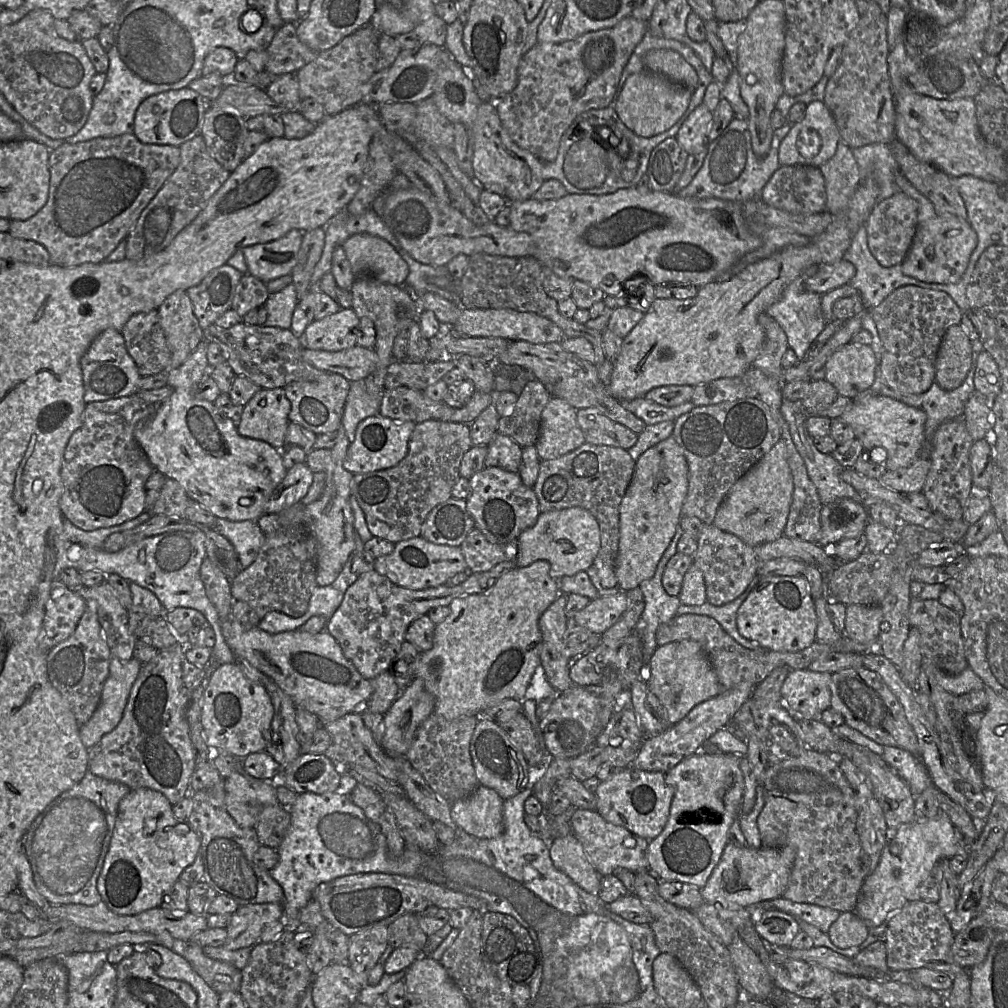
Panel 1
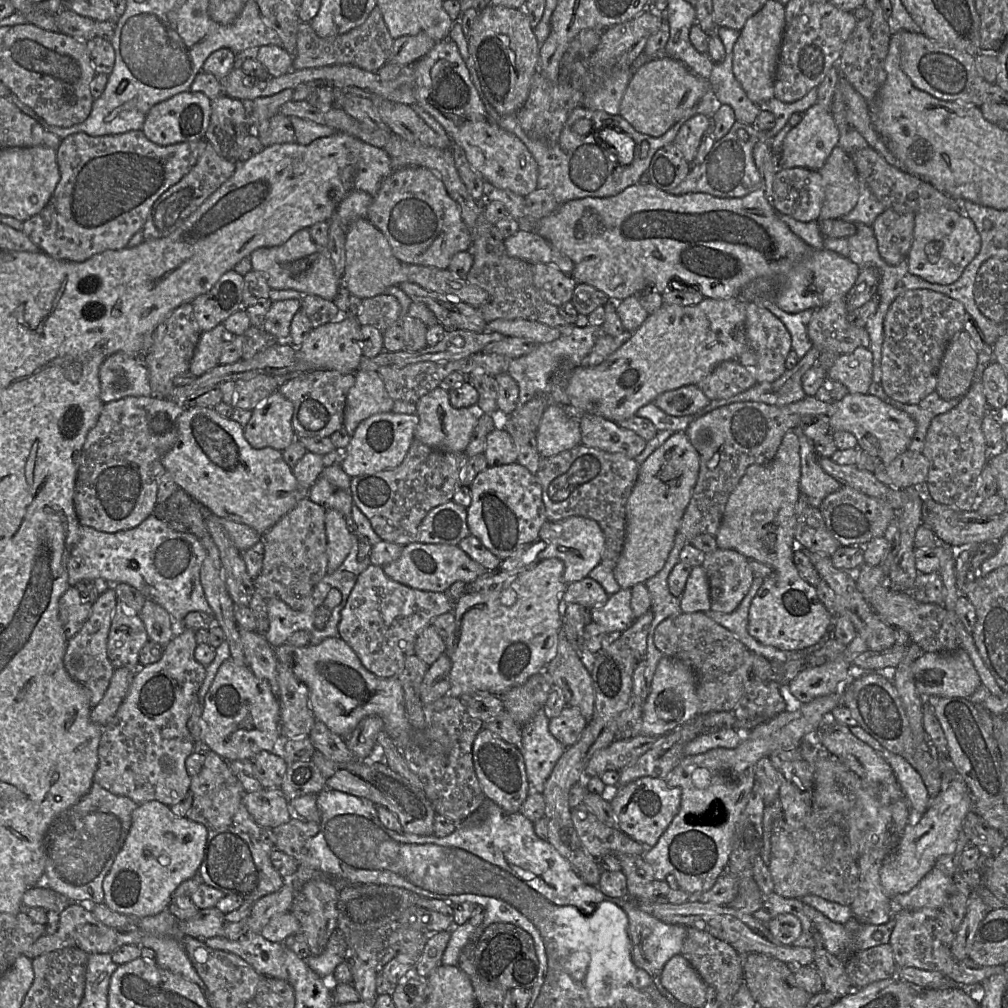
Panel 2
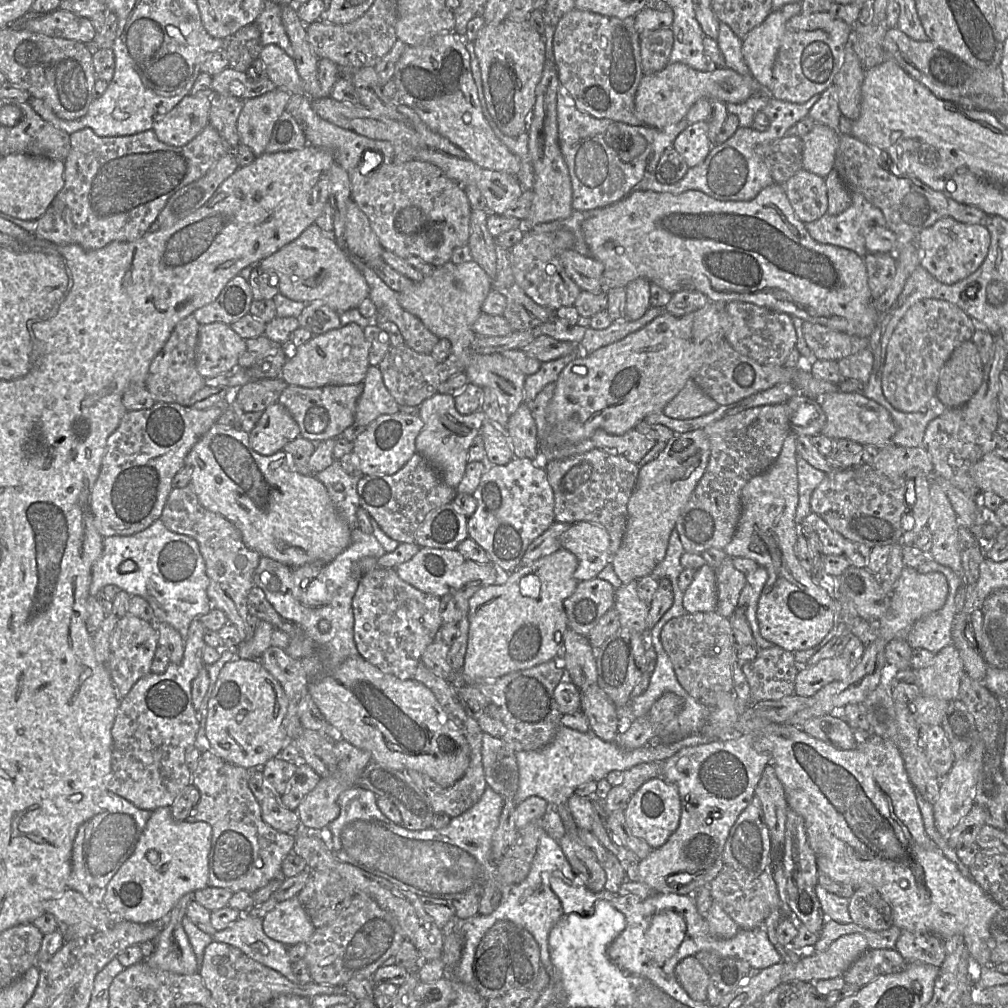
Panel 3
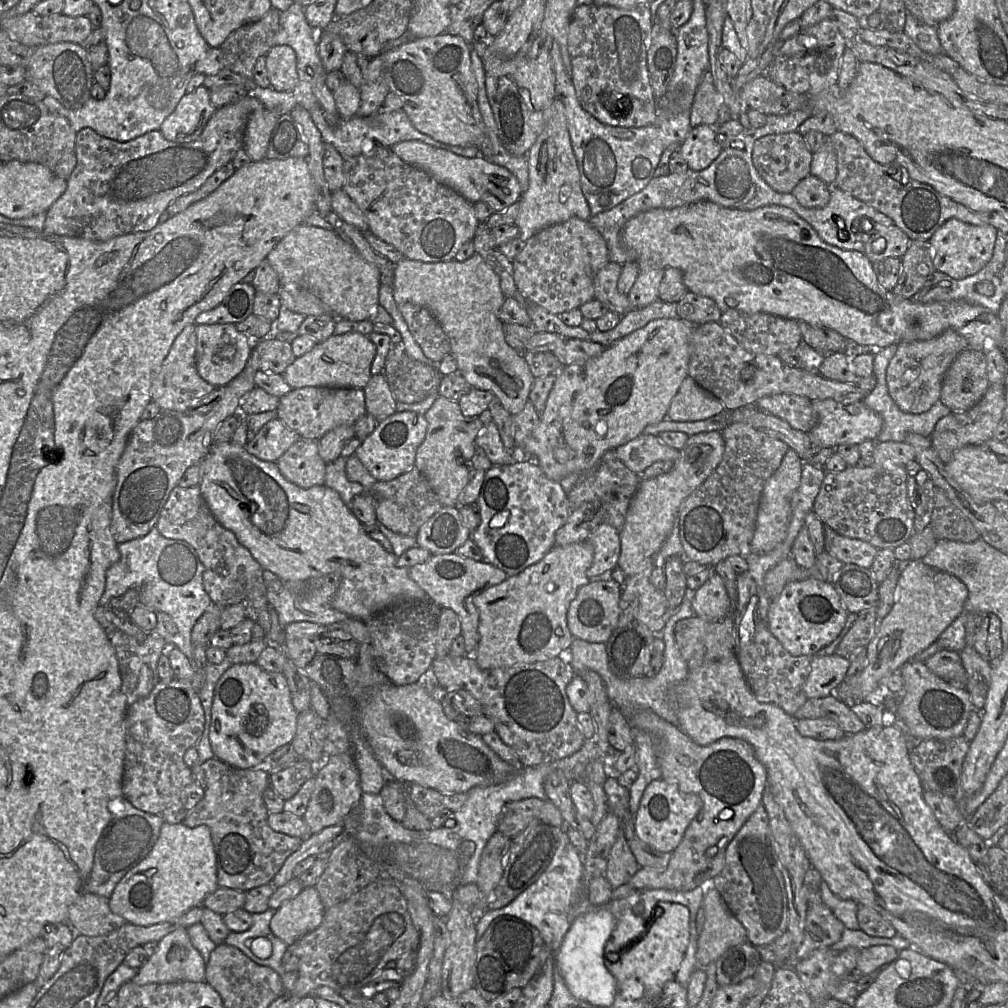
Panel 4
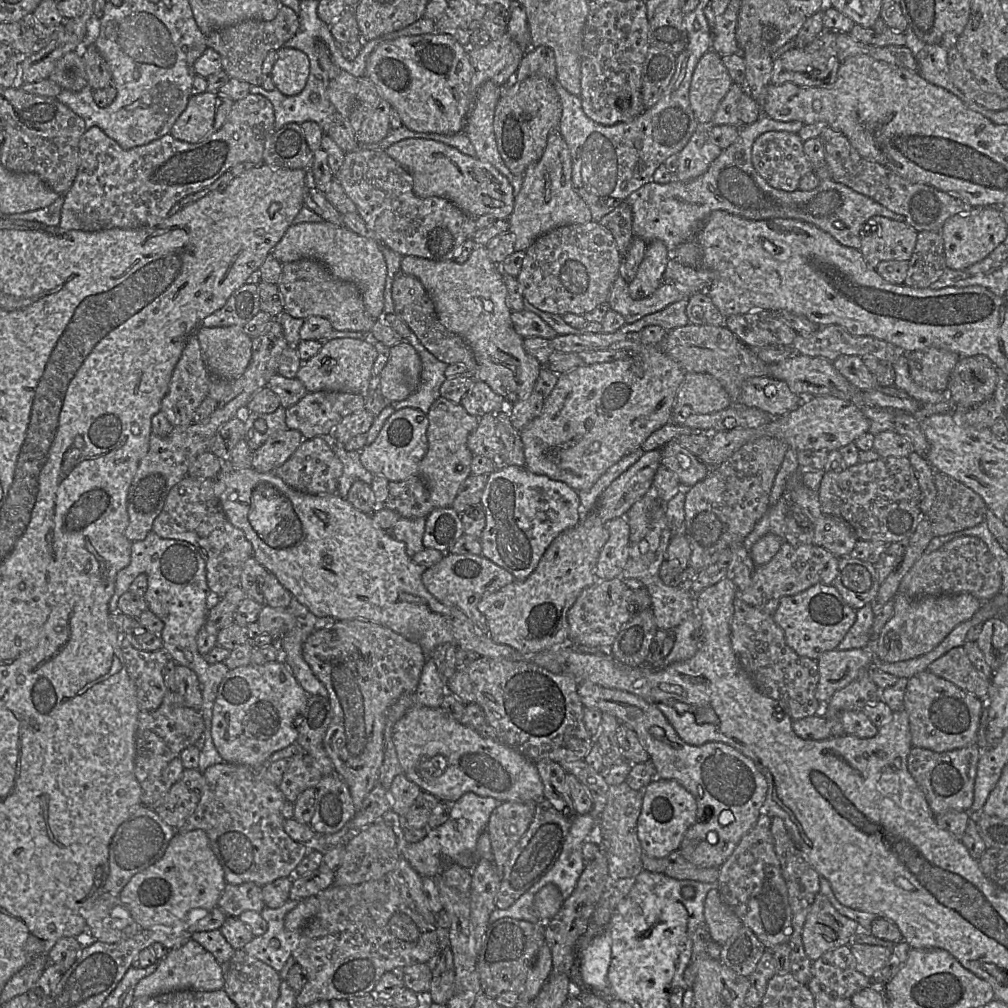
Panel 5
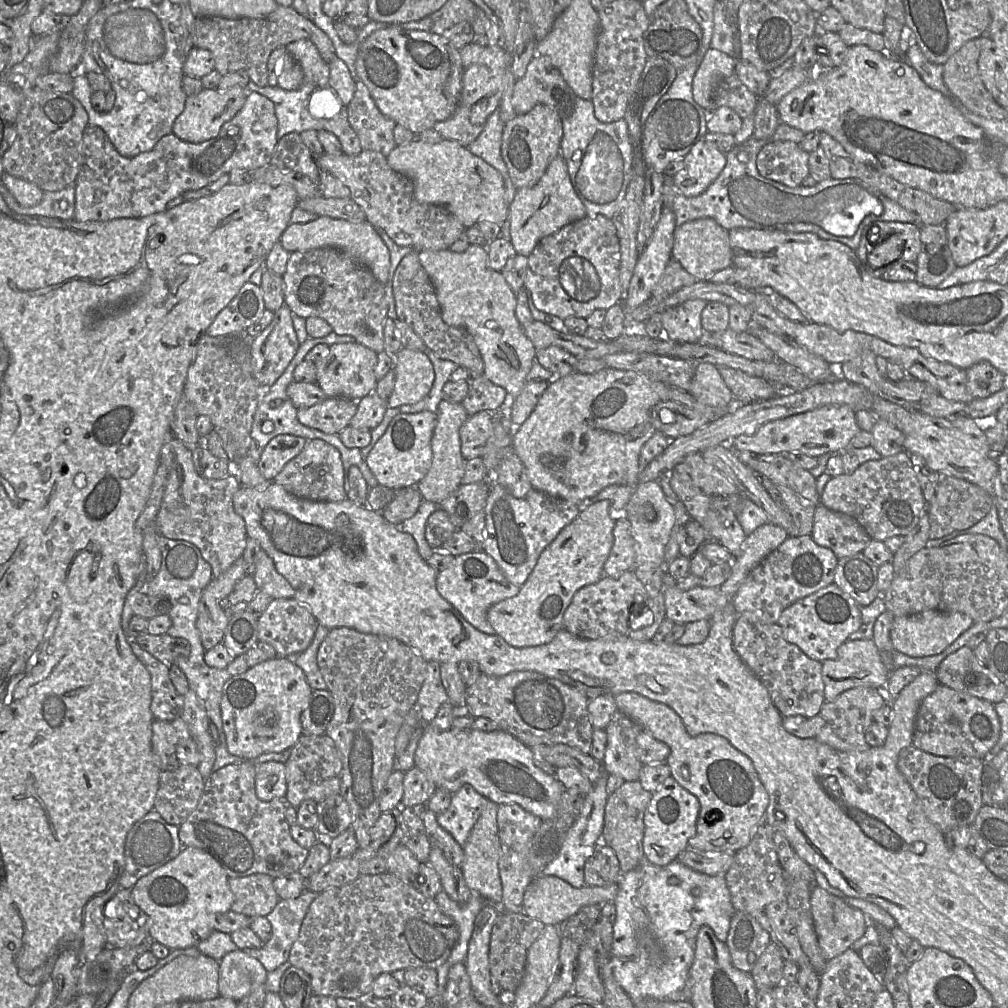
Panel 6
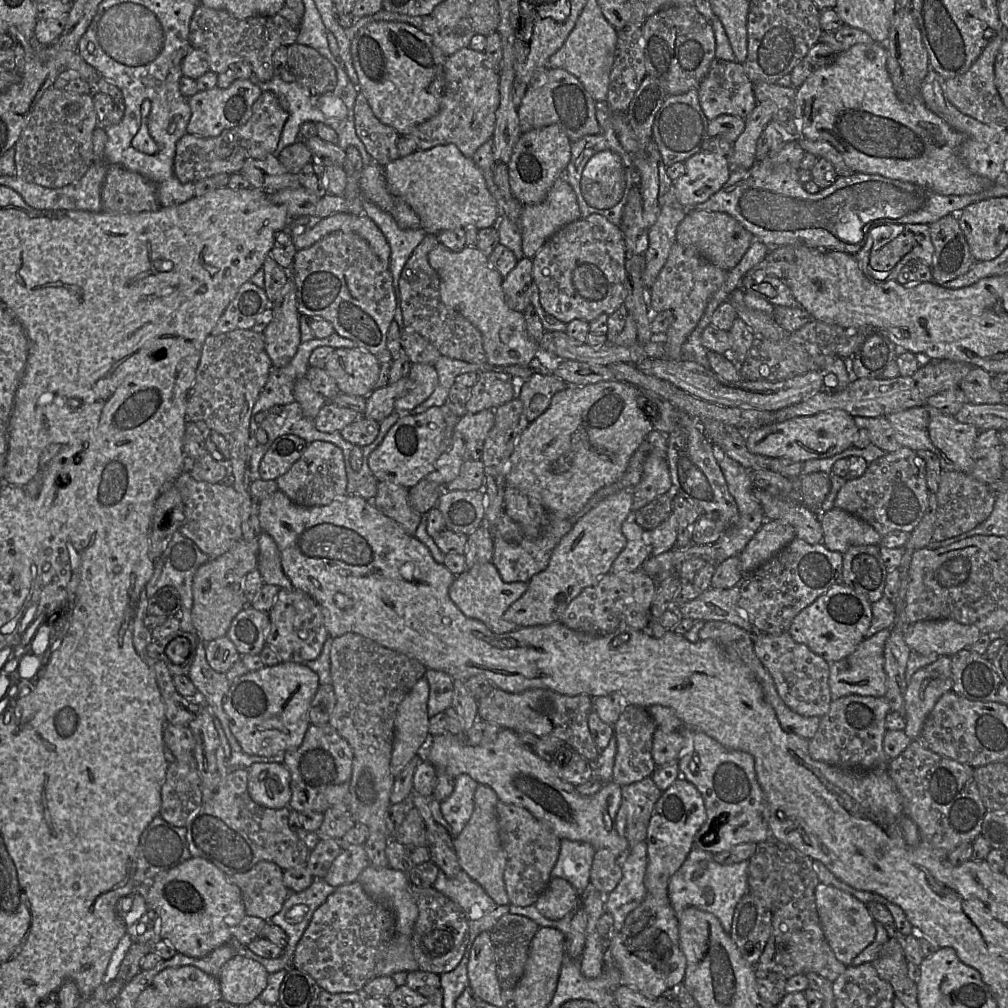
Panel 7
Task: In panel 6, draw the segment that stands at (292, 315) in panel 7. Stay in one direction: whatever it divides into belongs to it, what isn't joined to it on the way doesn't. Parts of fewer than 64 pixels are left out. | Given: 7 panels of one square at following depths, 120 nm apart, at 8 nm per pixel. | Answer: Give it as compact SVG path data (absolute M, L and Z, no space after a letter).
M283 304L271 323L251 340L252 373L262 388L269 388L284 373L299 345L292 311Z

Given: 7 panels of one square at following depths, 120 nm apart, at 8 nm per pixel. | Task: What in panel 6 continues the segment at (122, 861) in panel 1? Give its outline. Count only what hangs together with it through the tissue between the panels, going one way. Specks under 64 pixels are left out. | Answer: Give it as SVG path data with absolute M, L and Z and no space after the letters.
M183 847L176 858L140 878L131 895L150 920L151 938L170 950L185 949L207 939L220 916L231 910L234 895L228 879L211 855L199 848Z

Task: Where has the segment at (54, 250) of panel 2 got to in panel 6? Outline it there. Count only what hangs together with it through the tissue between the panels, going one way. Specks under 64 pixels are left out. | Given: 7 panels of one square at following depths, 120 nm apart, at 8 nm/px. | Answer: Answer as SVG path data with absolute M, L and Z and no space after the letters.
M248 92L242 108L221 126L214 138L190 143L170 133L151 150L132 158L120 155L102 128L87 125L80 143L73 219L79 222L108 221L141 218L165 211L171 200L186 191L207 186L223 174L235 169L252 172L269 164L277 143L276 136L274 104L257 92Z

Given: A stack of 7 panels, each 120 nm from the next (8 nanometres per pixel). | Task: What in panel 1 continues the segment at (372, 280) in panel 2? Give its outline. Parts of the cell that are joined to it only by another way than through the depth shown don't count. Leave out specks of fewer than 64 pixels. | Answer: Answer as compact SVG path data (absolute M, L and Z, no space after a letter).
M359 233L346 239L342 247L355 277L371 276L382 283L405 286L407 264L384 239Z

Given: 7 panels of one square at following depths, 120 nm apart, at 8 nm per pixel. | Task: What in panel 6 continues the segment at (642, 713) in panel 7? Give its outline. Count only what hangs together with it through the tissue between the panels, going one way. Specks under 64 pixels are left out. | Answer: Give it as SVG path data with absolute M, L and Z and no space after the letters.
M616 711L605 728L607 734L607 744L604 759L602 760L605 772L615 774L624 781L637 781L643 763L637 758L636 738L637 735L644 731L640 725L620 711Z

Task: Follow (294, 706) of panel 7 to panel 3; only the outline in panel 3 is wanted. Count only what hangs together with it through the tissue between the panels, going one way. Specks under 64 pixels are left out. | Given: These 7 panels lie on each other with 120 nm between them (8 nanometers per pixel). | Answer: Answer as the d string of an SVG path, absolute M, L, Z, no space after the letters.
M238 659L227 662L219 673L214 690L208 701L208 715L206 719L206 737L210 743L210 751L224 761L243 768L255 768L263 766L268 760L277 756L283 749L284 738L288 737L284 728L284 720L288 710L288 699L280 683L262 666L258 659Z

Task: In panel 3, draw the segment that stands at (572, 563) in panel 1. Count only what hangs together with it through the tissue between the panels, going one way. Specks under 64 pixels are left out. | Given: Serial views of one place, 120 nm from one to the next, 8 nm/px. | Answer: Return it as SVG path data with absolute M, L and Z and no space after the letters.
M572 523L560 537L561 548L572 552L578 560L574 571L577 581L590 580L610 562L610 538L599 523Z

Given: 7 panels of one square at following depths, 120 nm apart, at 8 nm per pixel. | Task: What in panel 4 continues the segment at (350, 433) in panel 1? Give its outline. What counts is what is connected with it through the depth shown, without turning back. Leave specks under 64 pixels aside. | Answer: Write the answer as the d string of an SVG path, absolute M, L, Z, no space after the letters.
M383 373L372 375L363 391L366 413L372 415L377 420L377 422L384 420L396 412L396 400L391 393L391 390Z

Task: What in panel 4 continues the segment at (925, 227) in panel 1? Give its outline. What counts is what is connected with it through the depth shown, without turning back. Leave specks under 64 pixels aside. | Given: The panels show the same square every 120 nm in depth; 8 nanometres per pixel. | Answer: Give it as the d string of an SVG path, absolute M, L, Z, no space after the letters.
M956 218L947 220L928 240L936 270L961 280L981 270L991 259L998 230L991 225L972 225Z

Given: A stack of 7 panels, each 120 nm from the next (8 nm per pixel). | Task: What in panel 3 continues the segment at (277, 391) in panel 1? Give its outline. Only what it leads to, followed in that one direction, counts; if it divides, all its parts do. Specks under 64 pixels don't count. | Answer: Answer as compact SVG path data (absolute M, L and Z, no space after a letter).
M278 402L268 406L248 433L254 451L269 456L282 450L300 436L300 429L290 412Z

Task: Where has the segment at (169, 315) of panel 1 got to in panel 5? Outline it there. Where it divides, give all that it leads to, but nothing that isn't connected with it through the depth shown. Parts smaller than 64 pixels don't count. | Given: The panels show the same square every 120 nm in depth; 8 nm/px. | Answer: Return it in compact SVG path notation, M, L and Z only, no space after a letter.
M193 335L188 339L182 351L173 370L168 391L161 402L160 410L174 427L193 424L194 412L208 396L211 377L203 361L198 338Z

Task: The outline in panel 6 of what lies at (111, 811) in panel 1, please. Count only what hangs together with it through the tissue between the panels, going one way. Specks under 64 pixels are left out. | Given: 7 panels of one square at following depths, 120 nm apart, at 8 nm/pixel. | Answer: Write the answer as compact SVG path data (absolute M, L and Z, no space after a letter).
M151 810L135 822L125 841L125 867L120 878L120 887L131 889L140 878L176 858L184 847L178 833L179 826L168 824L156 810Z

